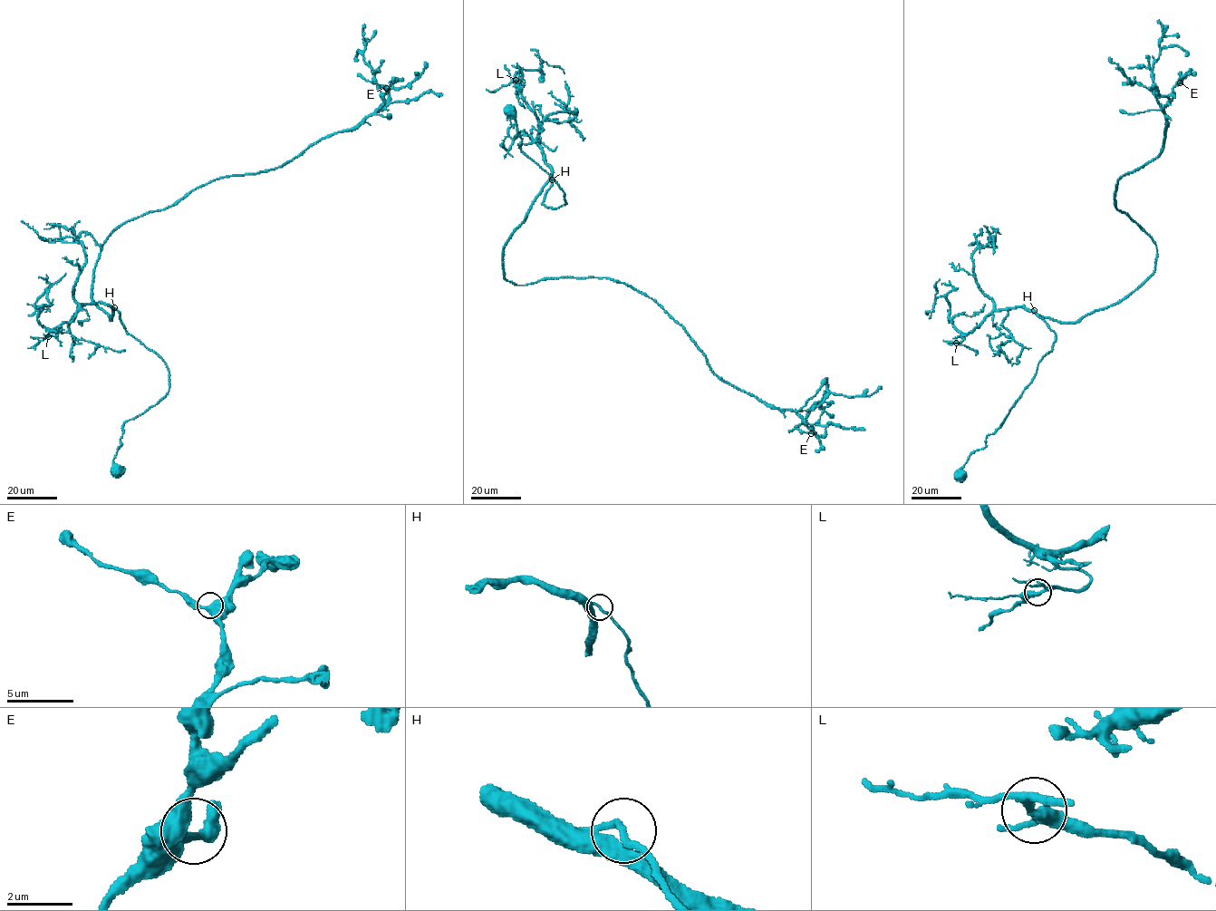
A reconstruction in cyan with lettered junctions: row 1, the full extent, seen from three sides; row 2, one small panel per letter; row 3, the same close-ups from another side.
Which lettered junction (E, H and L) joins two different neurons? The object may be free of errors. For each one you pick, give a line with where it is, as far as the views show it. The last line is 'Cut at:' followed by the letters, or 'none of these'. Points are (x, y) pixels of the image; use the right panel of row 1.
Cut at: none of these

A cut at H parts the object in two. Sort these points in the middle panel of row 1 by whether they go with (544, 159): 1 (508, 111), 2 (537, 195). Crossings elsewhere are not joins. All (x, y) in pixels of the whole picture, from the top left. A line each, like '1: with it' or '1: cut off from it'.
1: cut off from it
2: with it

